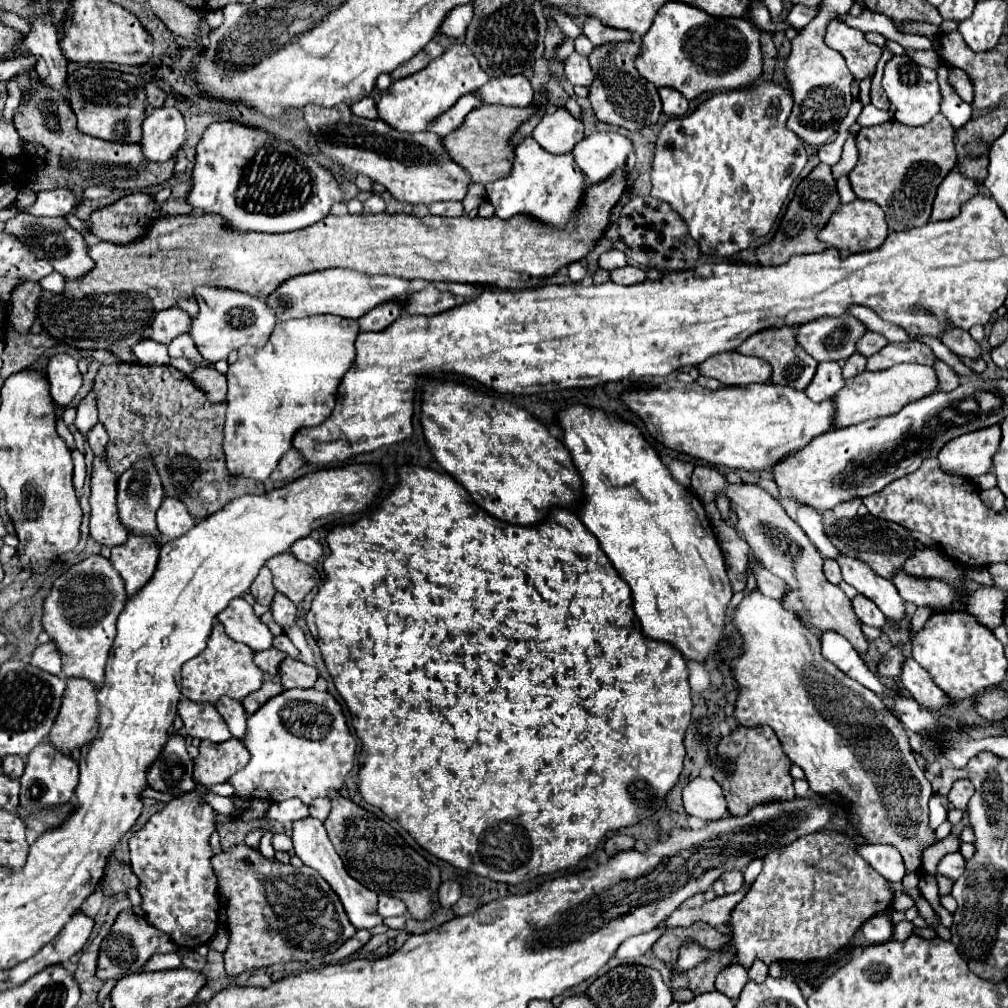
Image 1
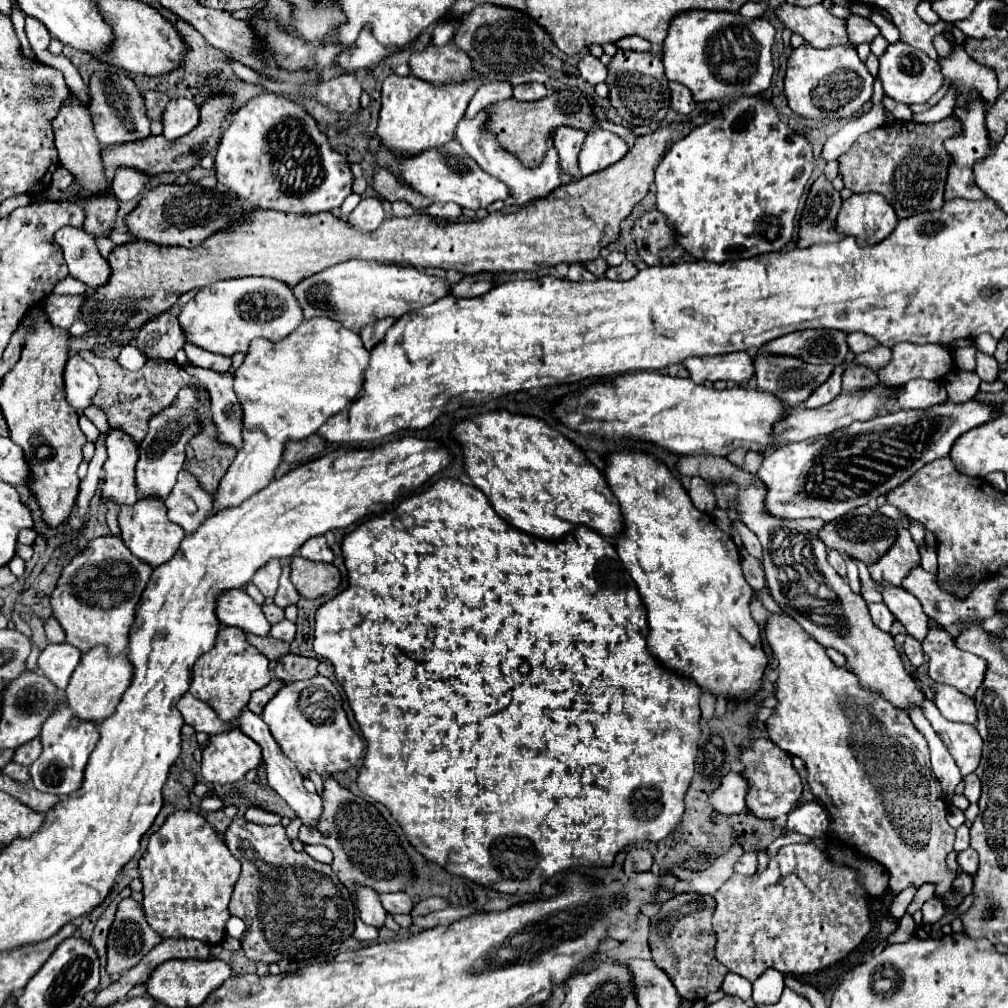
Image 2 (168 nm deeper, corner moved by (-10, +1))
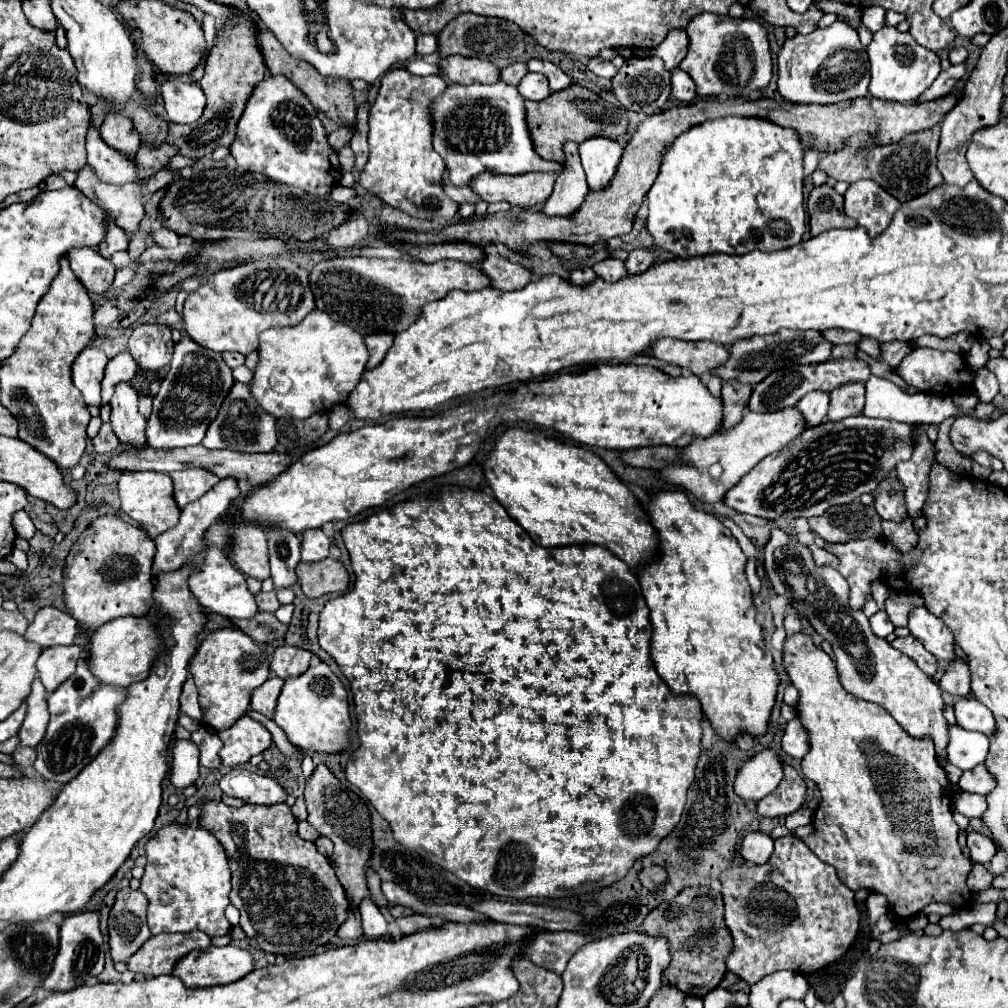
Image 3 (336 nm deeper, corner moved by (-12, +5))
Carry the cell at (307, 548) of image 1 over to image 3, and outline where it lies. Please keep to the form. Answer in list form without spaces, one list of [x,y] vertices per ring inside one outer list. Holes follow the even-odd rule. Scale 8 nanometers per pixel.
[[[322,530],[302,532],[302,562],[318,562],[328,558],[330,540]]]

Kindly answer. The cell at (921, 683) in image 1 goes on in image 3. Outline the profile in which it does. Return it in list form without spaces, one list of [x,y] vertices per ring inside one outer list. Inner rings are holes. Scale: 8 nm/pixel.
[[[974,696],[958,698],[954,704],[954,714],[958,726],[966,730],[976,730],[984,734],[994,732],[994,716],[988,712],[988,708],[984,708],[984,704],[974,700]]]

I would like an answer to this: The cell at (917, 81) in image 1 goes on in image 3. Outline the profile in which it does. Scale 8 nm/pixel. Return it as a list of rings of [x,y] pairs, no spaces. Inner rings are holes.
[[[882,28],[874,34],[870,46],[866,48],[870,58],[870,94],[888,102],[914,102],[940,74],[940,58],[936,52],[916,44],[908,32],[898,32],[896,28]]]

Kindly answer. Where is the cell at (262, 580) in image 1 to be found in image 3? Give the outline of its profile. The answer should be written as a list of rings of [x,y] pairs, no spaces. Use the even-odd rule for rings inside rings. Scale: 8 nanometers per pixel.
[[[240,524],[240,528],[236,528],[236,544],[230,554],[230,560],[250,578],[270,578],[266,534],[260,532],[260,528],[252,528],[252,524]]]

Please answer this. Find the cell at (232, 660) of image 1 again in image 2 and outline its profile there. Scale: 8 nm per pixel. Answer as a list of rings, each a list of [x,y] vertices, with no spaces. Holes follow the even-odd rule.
[[[224,626],[218,630],[214,648],[196,660],[190,692],[198,700],[206,702],[222,722],[230,722],[242,714],[250,694],[266,686],[270,680],[272,676],[266,656],[262,656],[252,644],[246,642],[246,634],[240,628]]]

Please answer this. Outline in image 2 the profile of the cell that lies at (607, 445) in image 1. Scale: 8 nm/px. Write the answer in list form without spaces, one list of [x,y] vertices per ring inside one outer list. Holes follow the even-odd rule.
[[[624,450],[624,452],[610,454],[610,456],[606,458],[604,476],[606,476],[606,480],[608,480],[610,488],[612,488],[612,492],[616,494],[616,498],[618,498],[618,502],[620,502],[620,510],[622,510],[622,516],[624,516],[624,522],[626,522],[626,526],[624,526],[626,532],[624,532],[622,536],[618,536],[618,538],[614,540],[614,544],[616,544],[618,556],[622,558],[626,570],[630,572],[632,580],[636,582],[638,592],[640,592],[642,602],[644,602],[646,612],[648,612],[648,626],[650,626],[650,632],[648,632],[648,650],[650,650],[650,654],[652,654],[664,668],[668,668],[668,670],[672,670],[672,672],[678,672],[680,676],[692,678],[692,680],[700,686],[702,692],[708,692],[708,694],[712,694],[712,696],[716,696],[716,698],[726,698],[726,700],[750,700],[750,698],[760,690],[760,686],[762,686],[762,676],[764,676],[764,668],[766,668],[766,664],[768,664],[768,658],[766,658],[766,654],[764,654],[764,650],[762,650],[760,628],[758,628],[756,620],[750,616],[748,604],[750,604],[750,600],[752,600],[754,590],[750,588],[750,584],[746,582],[746,578],[744,578],[744,574],[742,574],[740,554],[738,554],[736,544],[732,542],[732,538],[730,538],[728,534],[724,534],[724,532],[714,524],[714,520],[710,518],[710,514],[700,512],[700,510],[692,504],[692,500],[690,500],[690,496],[686,494],[686,490],[684,490],[684,486],[680,484],[680,480],[678,480],[678,484],[676,484],[676,480],[672,478],[670,470],[668,470],[664,464],[660,464],[658,460],[654,460],[652,456],[642,454],[642,452],[636,452],[636,450]]]

